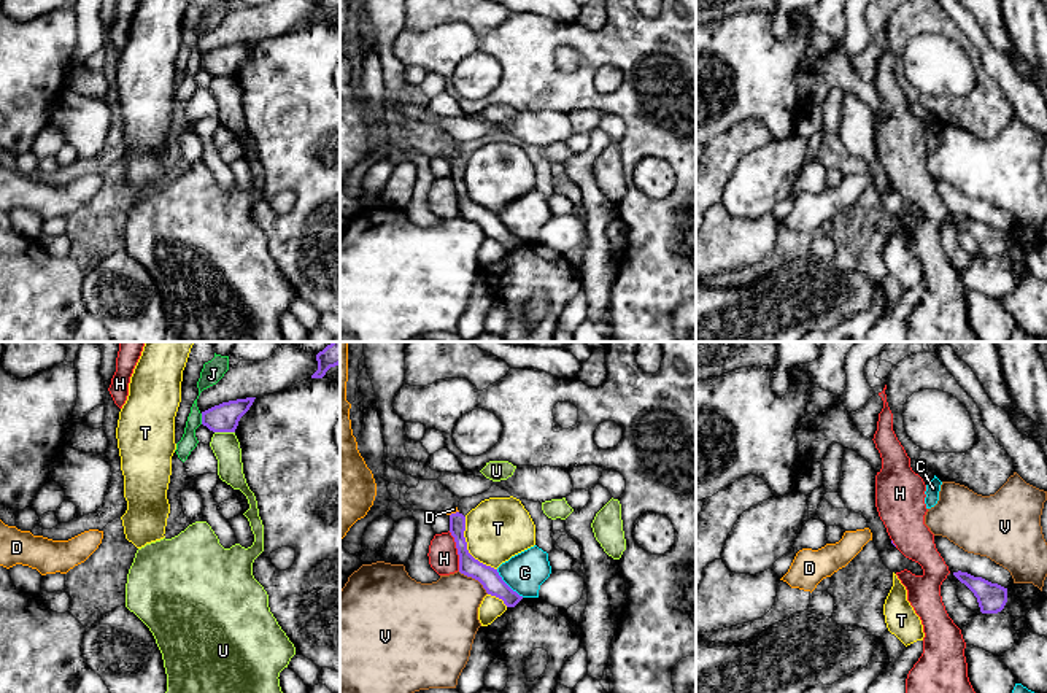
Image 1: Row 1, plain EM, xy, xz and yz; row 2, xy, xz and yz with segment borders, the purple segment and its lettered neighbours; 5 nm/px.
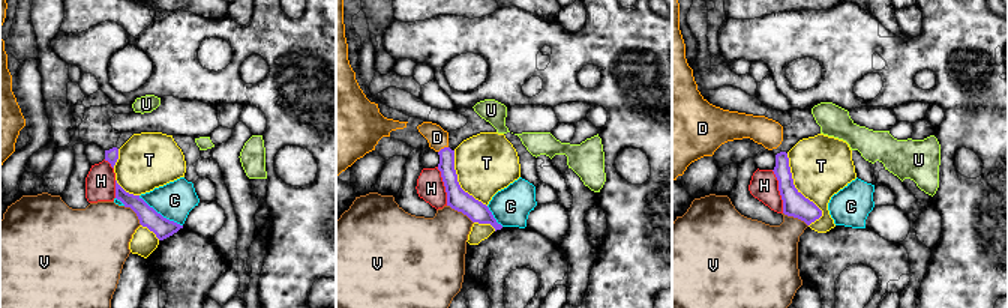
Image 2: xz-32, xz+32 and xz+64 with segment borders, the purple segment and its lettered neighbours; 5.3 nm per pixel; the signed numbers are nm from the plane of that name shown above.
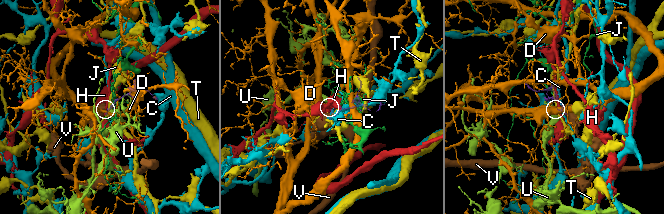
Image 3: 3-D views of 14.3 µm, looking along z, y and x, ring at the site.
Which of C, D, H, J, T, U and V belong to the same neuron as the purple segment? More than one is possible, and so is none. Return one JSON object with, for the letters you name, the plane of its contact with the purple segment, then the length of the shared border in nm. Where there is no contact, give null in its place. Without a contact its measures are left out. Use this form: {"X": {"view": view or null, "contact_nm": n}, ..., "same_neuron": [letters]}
{"D": {"view": "xz", "contact_nm": 50}, "same_neuron": ["D"]}

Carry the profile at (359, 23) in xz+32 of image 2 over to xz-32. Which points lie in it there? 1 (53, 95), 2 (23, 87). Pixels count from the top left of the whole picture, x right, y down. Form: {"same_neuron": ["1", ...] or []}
{"same_neuron": ["2"]}

